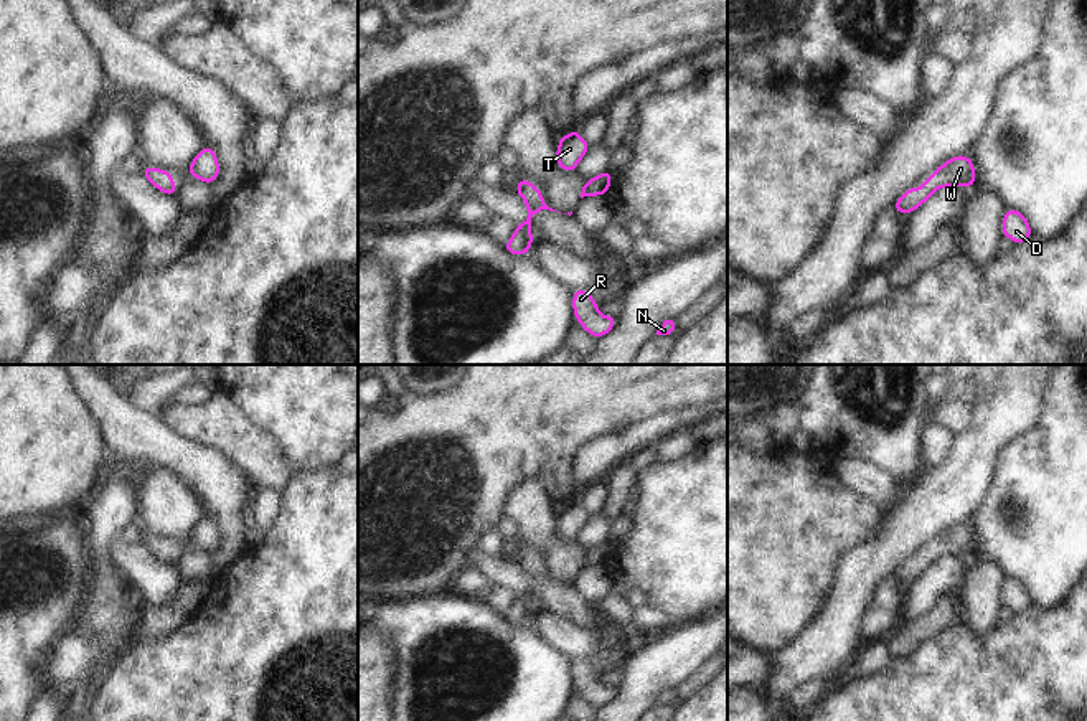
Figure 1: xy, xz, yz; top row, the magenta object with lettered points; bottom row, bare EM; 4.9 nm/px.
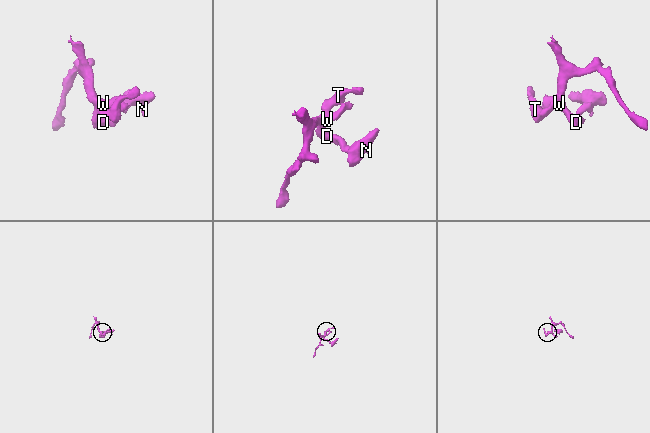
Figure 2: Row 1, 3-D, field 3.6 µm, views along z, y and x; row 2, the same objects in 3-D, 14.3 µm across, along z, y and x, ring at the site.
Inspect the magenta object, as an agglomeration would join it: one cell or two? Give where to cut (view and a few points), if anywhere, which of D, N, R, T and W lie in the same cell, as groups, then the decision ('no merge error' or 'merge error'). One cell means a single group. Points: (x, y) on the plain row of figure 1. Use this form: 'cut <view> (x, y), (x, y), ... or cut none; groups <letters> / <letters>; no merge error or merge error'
cut none; groups D N R T W; no merge error

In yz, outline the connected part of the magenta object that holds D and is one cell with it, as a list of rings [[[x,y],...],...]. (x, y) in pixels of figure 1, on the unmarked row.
[[[1008,577],[1003,584],[1001,606],[1011,609],[1014,614],[1023,614],[1033,606],[1033,599],[1021,581]]]

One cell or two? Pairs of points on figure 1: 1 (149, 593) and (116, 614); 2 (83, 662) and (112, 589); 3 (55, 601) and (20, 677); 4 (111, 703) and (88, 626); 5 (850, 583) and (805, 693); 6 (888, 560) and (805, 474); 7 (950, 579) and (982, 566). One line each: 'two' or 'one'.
1: two
2: two
3: one
4: two
5: two
6: two
7: two

